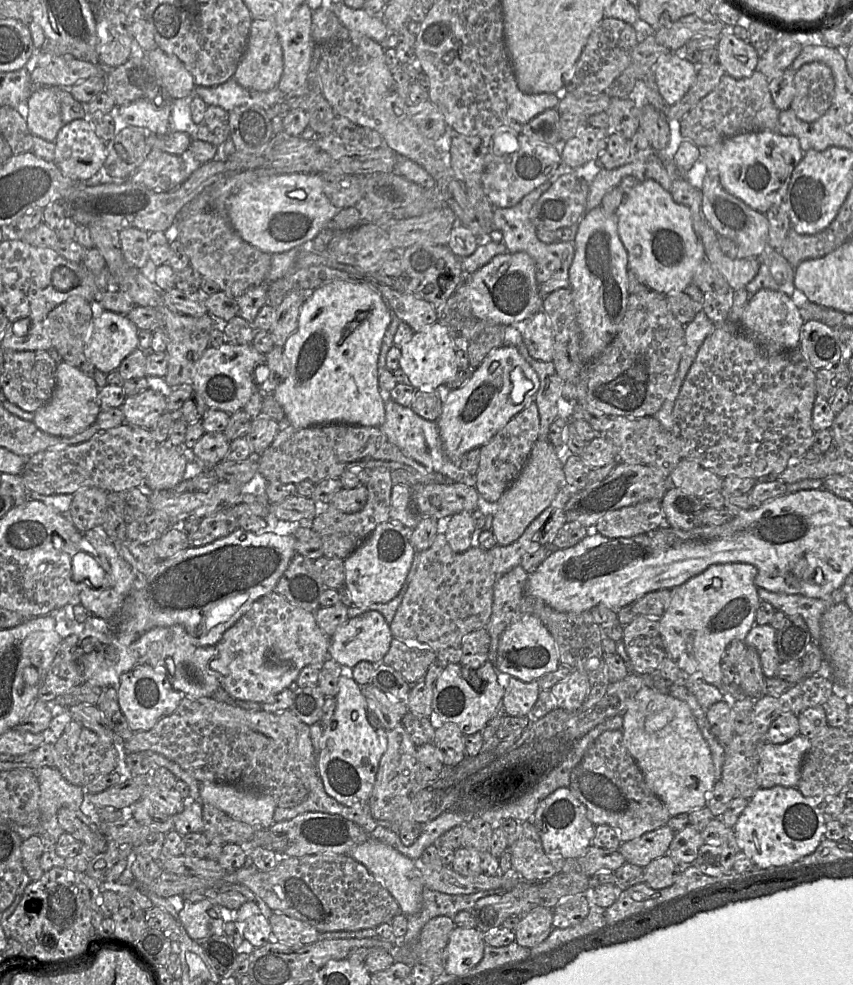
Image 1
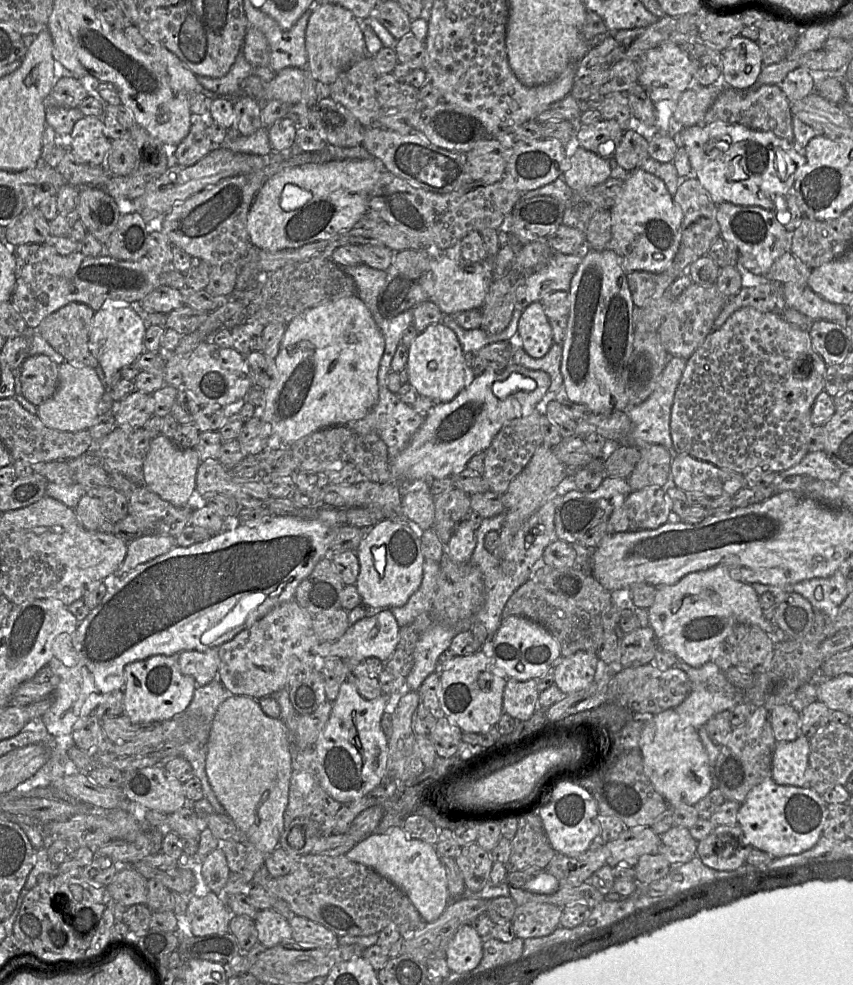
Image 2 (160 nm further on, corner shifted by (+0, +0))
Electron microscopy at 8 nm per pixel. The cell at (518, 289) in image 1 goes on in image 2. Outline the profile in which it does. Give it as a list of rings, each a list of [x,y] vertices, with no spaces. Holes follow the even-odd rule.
[[[445,253],[430,259],[428,269],[422,274],[420,284],[429,301],[436,304],[444,315],[482,309],[493,278],[492,259],[486,262],[470,262],[461,258],[451,258]]]

